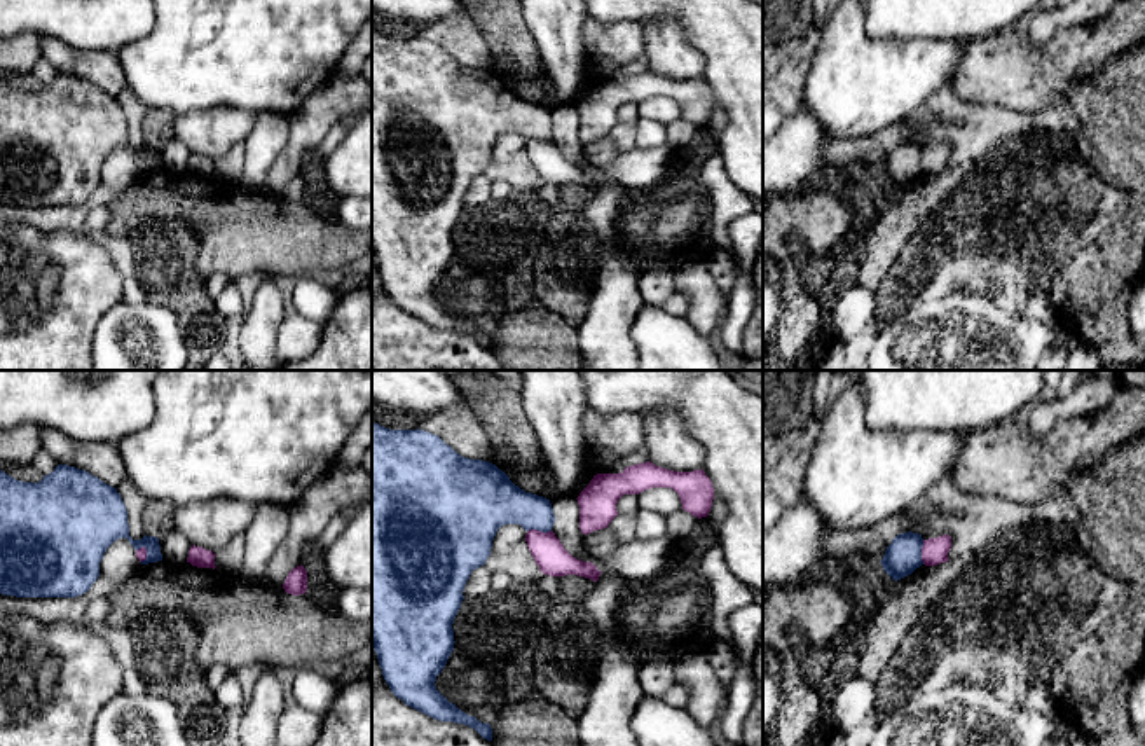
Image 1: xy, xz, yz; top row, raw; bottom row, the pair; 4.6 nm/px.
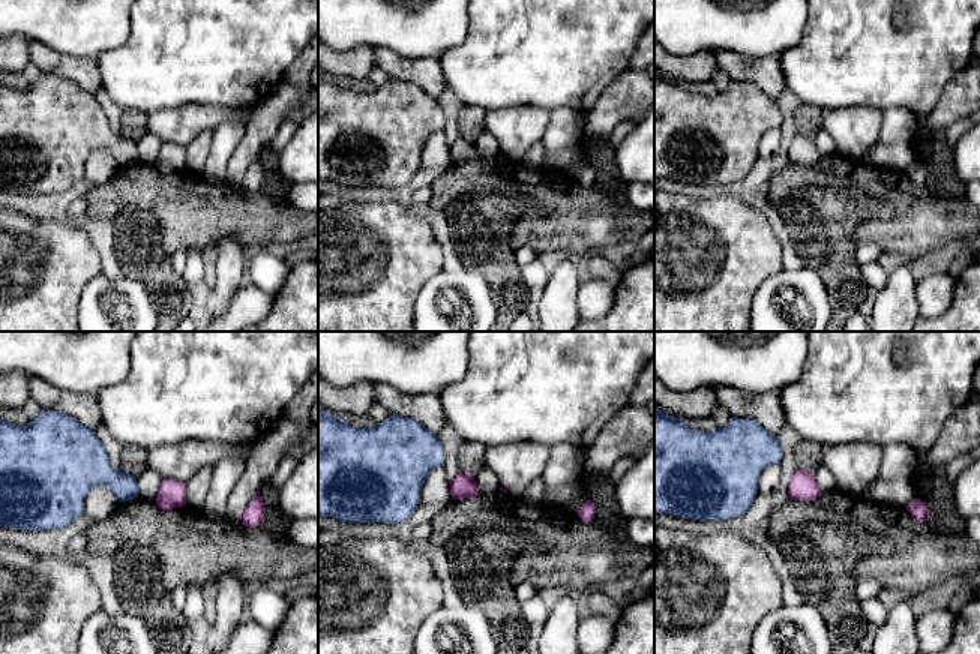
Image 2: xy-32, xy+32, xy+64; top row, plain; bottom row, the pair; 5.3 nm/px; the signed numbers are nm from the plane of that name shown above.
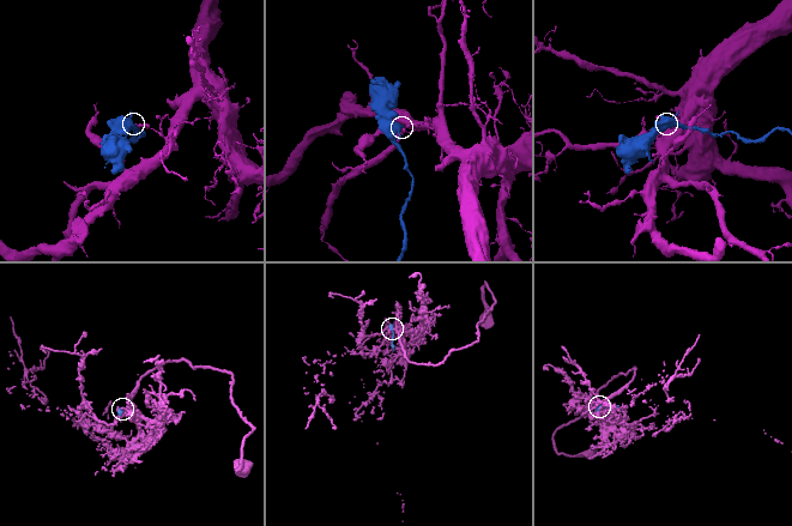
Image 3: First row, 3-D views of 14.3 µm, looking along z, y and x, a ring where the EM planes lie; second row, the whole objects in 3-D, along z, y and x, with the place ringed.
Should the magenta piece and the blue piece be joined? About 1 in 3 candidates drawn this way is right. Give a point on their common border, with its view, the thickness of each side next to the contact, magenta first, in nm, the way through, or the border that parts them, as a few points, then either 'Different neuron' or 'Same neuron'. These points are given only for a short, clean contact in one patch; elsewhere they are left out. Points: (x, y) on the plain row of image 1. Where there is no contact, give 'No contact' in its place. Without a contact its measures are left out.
Touches magenta at xz (538, 140). Thickness 150 nm (magenta) against 240 nm. Boundary: xz (550, 138), (527, 140). Different neuron

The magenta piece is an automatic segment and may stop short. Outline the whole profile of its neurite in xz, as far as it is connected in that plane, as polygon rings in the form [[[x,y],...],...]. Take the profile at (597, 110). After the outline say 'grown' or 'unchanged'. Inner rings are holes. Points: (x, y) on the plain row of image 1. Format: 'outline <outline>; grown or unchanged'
outline [[[651,70],[627,75],[621,82],[597,82],[579,101],[579,138],[588,143],[604,138],[618,124],[616,112],[623,103],[639,103],[651,96],[674,98],[682,119],[707,126],[714,108],[714,96],[705,80],[674,80]]]; unchanged

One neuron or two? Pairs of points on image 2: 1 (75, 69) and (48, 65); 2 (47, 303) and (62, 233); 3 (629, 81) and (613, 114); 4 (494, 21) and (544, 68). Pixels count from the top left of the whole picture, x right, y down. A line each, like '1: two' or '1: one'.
1: one
2: one
3: one
4: one

